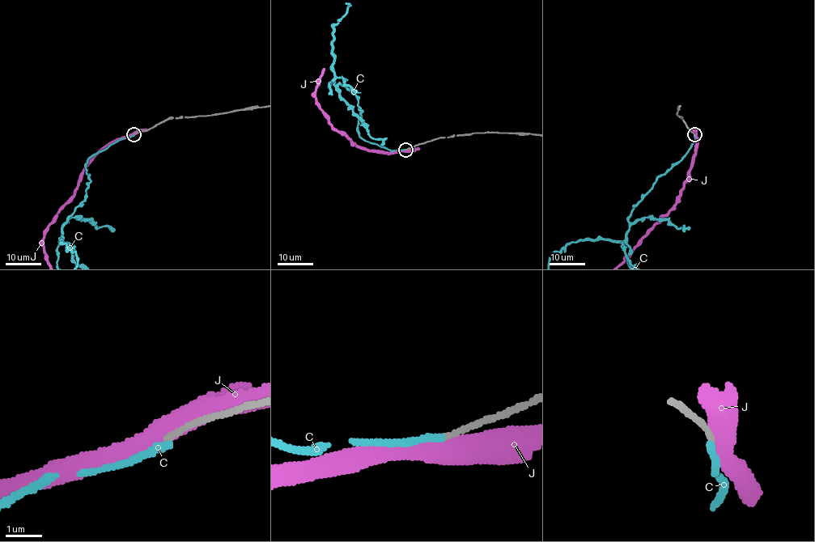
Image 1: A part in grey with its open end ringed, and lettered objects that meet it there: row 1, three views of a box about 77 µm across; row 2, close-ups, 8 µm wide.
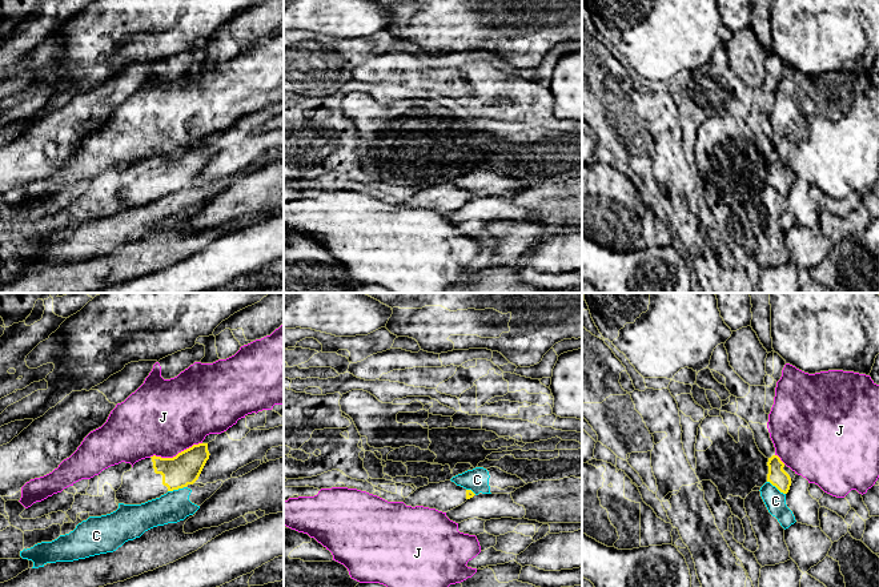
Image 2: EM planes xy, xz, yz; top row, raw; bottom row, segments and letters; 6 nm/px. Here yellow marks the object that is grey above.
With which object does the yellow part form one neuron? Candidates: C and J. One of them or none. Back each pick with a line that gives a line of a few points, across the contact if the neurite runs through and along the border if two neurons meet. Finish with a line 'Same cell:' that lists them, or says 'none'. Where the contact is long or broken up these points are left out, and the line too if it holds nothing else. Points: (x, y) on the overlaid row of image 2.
Same cell: none

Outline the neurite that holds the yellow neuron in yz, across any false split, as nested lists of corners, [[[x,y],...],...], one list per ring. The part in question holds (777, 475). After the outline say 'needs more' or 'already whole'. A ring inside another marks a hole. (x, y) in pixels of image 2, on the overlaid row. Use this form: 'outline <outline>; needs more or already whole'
outline [[[772,455],[767,462],[767,482],[775,486],[780,492],[787,494],[795,478],[795,471],[787,467],[778,455]]]; needs more

